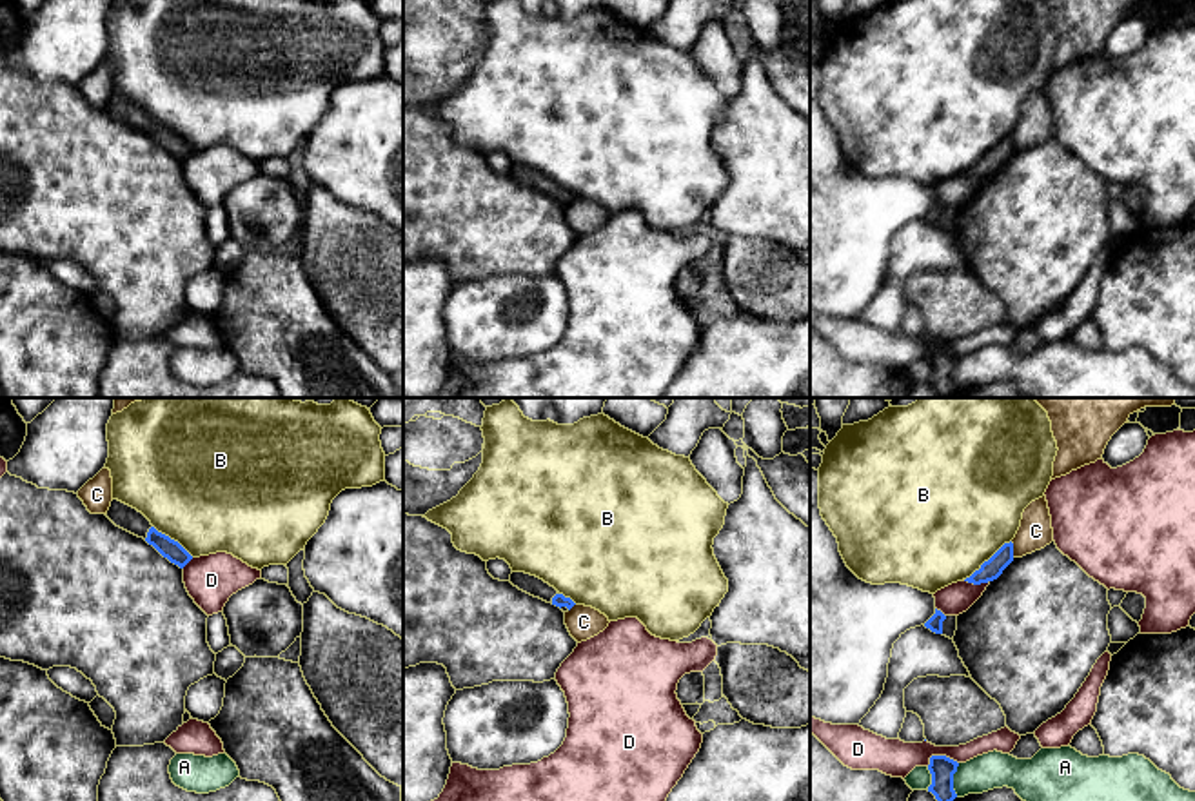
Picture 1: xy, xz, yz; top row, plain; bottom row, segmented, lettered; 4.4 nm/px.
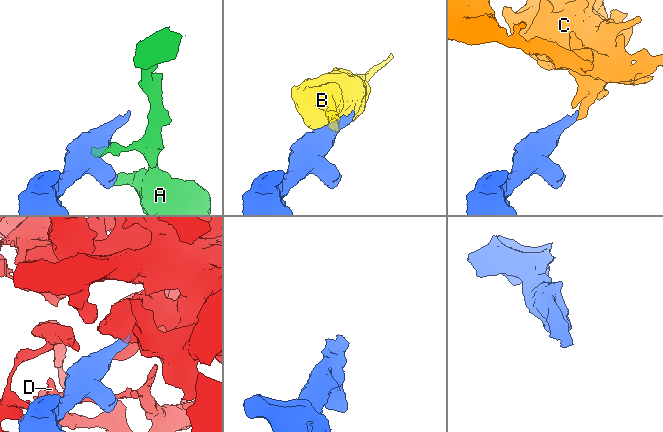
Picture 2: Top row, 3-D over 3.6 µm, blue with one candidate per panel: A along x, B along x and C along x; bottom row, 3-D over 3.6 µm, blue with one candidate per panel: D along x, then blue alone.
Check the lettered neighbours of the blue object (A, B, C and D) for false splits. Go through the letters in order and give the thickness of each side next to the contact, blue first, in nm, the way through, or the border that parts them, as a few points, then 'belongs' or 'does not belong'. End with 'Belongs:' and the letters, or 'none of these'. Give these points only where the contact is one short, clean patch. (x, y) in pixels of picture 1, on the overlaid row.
A: 110/160 nm | along yz (959, 763), (954, 774), (956, 796) | does not belong
B: 90/500 nm | does not belong
C: 90/150 nm | along yz (1010, 542), (1014, 556) | does not belong
D: 110/160 nm | does not belong
Belongs: none of these

